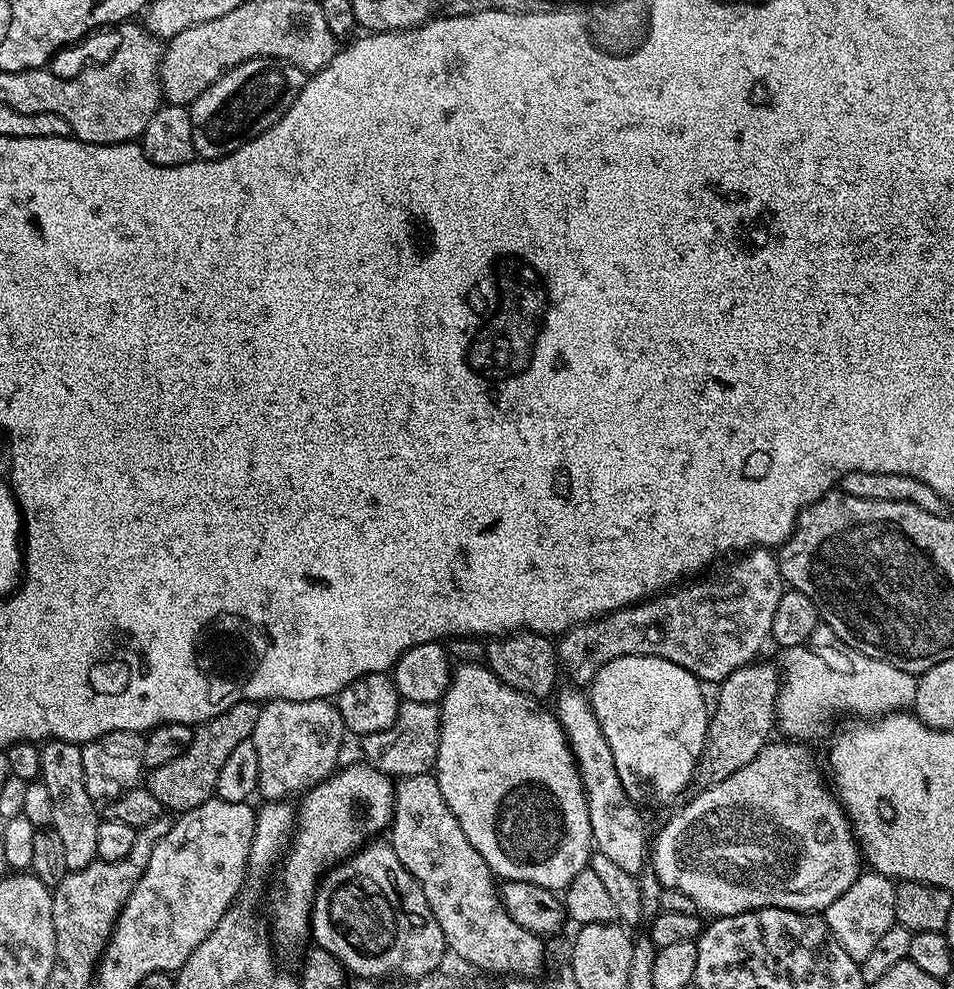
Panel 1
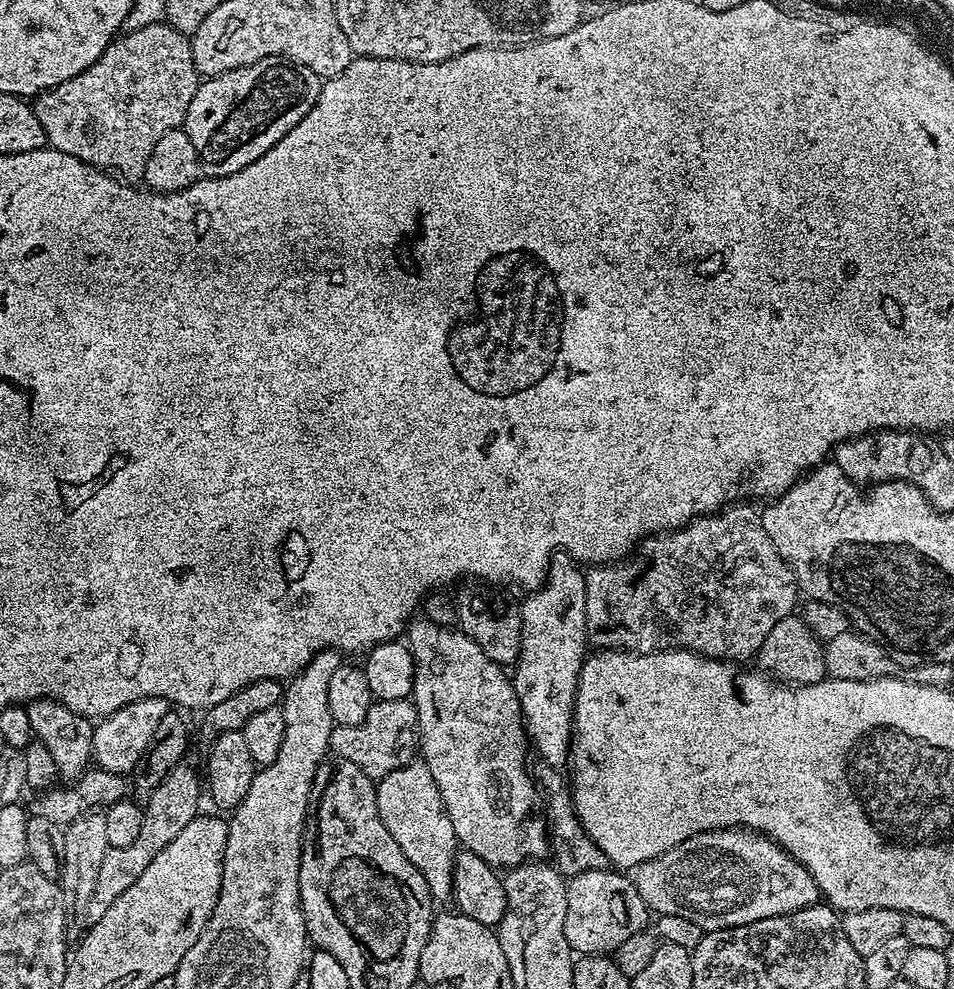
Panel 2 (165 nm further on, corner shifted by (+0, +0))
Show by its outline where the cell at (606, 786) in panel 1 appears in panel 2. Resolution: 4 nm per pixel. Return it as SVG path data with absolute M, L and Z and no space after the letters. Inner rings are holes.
M567 554L553 559L548 579L539 588L529 591L520 604L522 622L522 642L520 657L516 660L510 679L522 706L524 726L528 729L531 747L541 756L545 765L557 770L563 769L570 760L572 742L572 712L576 709L578 678L586 659L584 647L589 647L588 627L586 626L586 582L581 565Z

